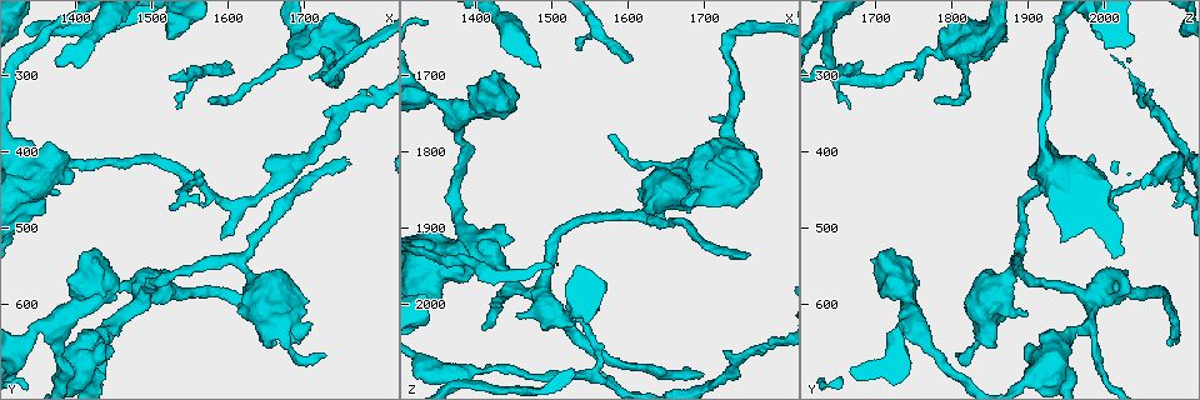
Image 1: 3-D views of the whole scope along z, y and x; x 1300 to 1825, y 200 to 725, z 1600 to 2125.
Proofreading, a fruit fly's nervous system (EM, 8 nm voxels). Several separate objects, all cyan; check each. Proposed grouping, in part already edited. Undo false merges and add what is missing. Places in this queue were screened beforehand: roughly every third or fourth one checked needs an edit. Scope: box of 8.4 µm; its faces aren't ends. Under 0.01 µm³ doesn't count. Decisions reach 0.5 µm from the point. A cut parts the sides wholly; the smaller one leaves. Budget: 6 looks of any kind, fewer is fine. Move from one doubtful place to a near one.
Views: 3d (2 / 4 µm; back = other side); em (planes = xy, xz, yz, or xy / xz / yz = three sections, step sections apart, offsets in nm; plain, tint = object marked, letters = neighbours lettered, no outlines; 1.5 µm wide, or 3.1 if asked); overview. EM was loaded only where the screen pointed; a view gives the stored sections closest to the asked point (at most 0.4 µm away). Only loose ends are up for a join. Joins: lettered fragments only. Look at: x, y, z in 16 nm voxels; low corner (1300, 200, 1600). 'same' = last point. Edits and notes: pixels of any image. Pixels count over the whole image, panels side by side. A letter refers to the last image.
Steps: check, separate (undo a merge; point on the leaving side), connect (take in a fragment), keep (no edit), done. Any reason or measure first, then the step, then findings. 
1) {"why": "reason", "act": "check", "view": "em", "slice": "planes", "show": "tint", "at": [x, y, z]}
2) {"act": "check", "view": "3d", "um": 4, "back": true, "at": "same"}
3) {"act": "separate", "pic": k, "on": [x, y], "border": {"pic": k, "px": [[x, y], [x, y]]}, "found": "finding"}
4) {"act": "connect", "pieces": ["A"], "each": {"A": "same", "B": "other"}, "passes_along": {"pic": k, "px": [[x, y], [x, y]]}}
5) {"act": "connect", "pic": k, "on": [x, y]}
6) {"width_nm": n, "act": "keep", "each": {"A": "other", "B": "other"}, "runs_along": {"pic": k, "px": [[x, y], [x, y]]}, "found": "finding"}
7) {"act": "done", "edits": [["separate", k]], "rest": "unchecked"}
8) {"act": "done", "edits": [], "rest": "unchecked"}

{"why": "thin end", "act": "check", "view": "3d", "um": 2, "at": [1575, 335, 1775]}

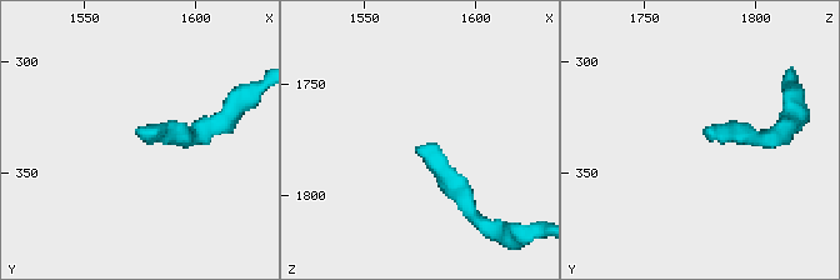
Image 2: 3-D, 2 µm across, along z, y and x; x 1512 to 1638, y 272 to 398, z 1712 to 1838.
{"act": "check", "view": "em", "slice": "planes", "show": "letters", "at": [1575, 334, 1778]}

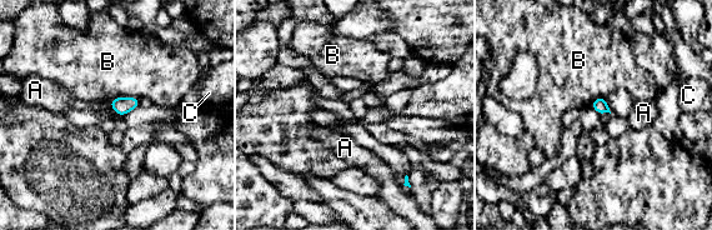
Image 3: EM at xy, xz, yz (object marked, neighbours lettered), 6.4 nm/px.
{"width_nm": 90, "act": "keep", "each": {"A": "other", "B": "other", "C": "other"}, "border": {"pic": 3, "px": [[139, 98], [114, 98], [109, 101]]}, "found": "none of them fits"}

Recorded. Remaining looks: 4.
{"why": "an open end", "act": "check", "view": "em", "slice": "yz", "step": 4, "show": "plain", "at": [1755, 405, 1940]}

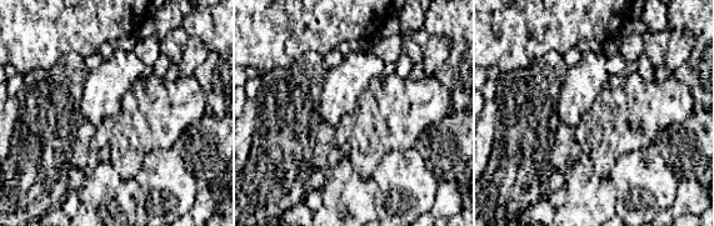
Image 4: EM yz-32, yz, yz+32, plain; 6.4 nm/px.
{"act": "check", "view": "em", "slice": "yz", "step": 4, "show": "letters", "at": "same"}

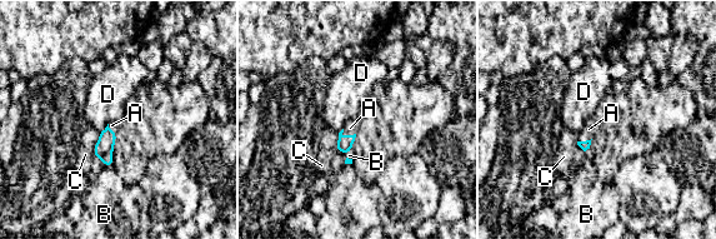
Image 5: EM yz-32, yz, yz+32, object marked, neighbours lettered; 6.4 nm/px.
{"act": "connect", "pieces": ["A"], "each": {"A": "same", "B": "other", "C": "other", "D": "other"}, "passes_along": {"pic": 5, "px": [[344, 144], [348, 135], [350, 128]]}, "found": "the neuron continues"}

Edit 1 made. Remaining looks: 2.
{"act": "done", "edits": [["connect", 5]], "rest": "unchecked"}

